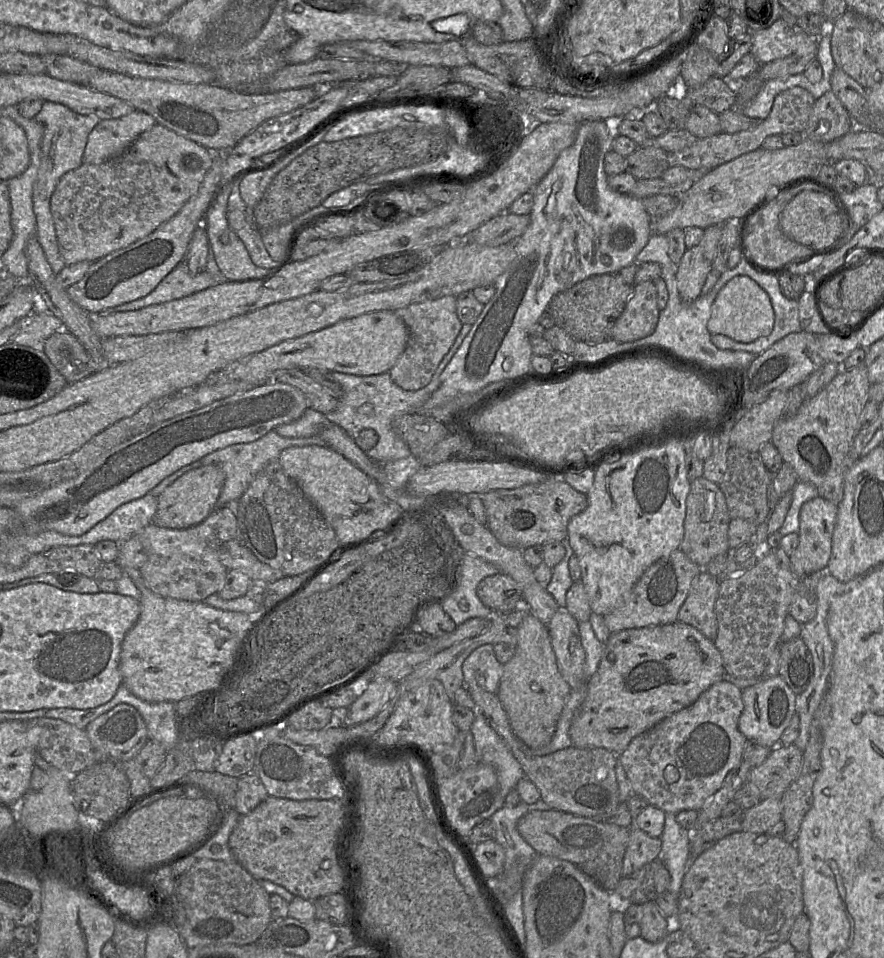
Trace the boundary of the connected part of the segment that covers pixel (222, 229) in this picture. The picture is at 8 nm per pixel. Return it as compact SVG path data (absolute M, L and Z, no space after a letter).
M233 179L229 184L224 184L219 188L205 214L203 225L209 241L209 256L212 251L220 272L229 281L241 282L263 279L273 274L276 270L269 270L256 266L252 262L244 243L228 222L227 204L234 182L236 182L236 180L234 181Z

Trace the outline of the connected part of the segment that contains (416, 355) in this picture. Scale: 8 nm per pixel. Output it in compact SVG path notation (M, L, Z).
M444 296L436 300L411 304L394 311L394 313L407 326L409 341L404 352L388 373L399 387L408 391L416 391L431 382L439 364L449 352L462 329L462 323L456 313L456 297Z

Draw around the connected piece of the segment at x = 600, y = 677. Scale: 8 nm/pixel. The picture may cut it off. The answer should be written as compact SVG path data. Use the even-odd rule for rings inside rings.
M675 621L611 633L603 645L598 668L588 680L586 697L571 723L569 735L572 745L577 748L605 748L619 756L633 738L690 706L710 686L723 680L724 674L722 657L714 641L689 624Z

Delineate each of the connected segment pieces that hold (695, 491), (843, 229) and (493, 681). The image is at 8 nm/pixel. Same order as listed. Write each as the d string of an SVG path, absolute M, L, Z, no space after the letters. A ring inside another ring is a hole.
M704 476L696 478L690 482L690 491L686 498L684 535L679 549L697 566L705 568L713 558L729 550L728 527L730 520L725 496L718 484Z
M819 187L819 191L798 192L781 212L780 226L790 239L810 247L813 252L820 252L834 244L840 236L846 236L849 218L848 214L842 211Z
M484 644L476 648L462 664L464 687L470 687L497 693L503 674L501 664L494 653L493 644Z

